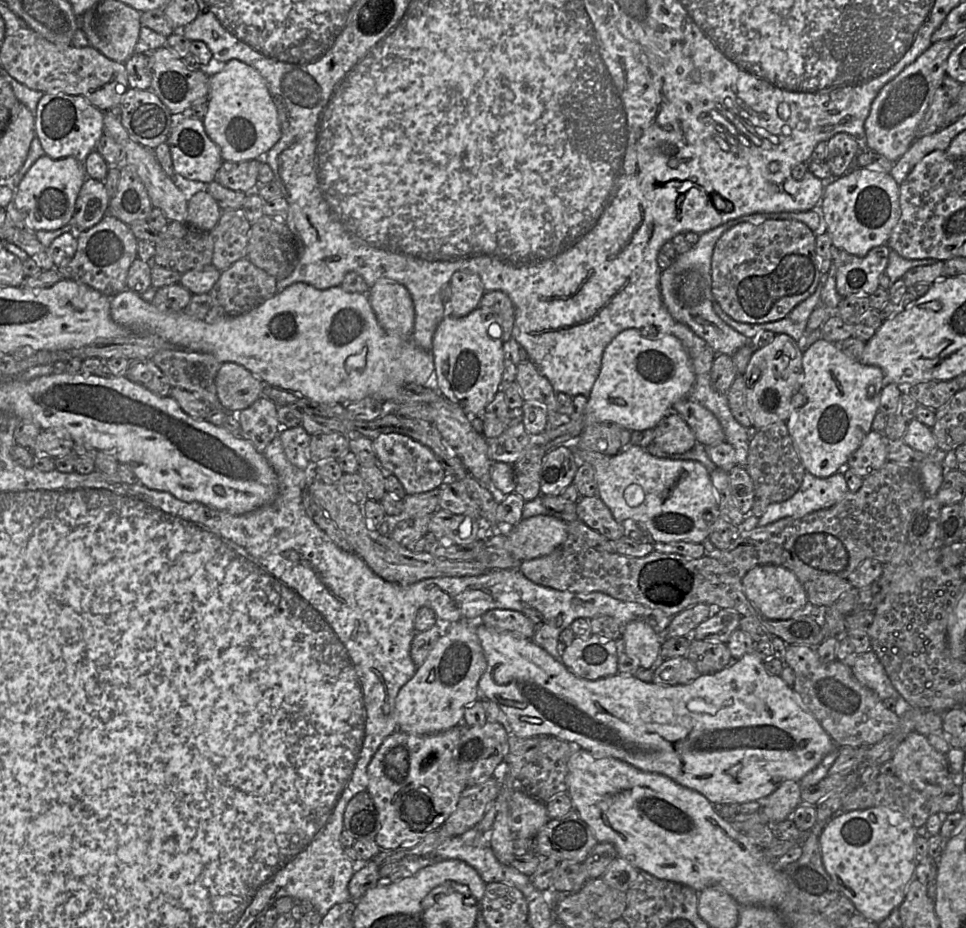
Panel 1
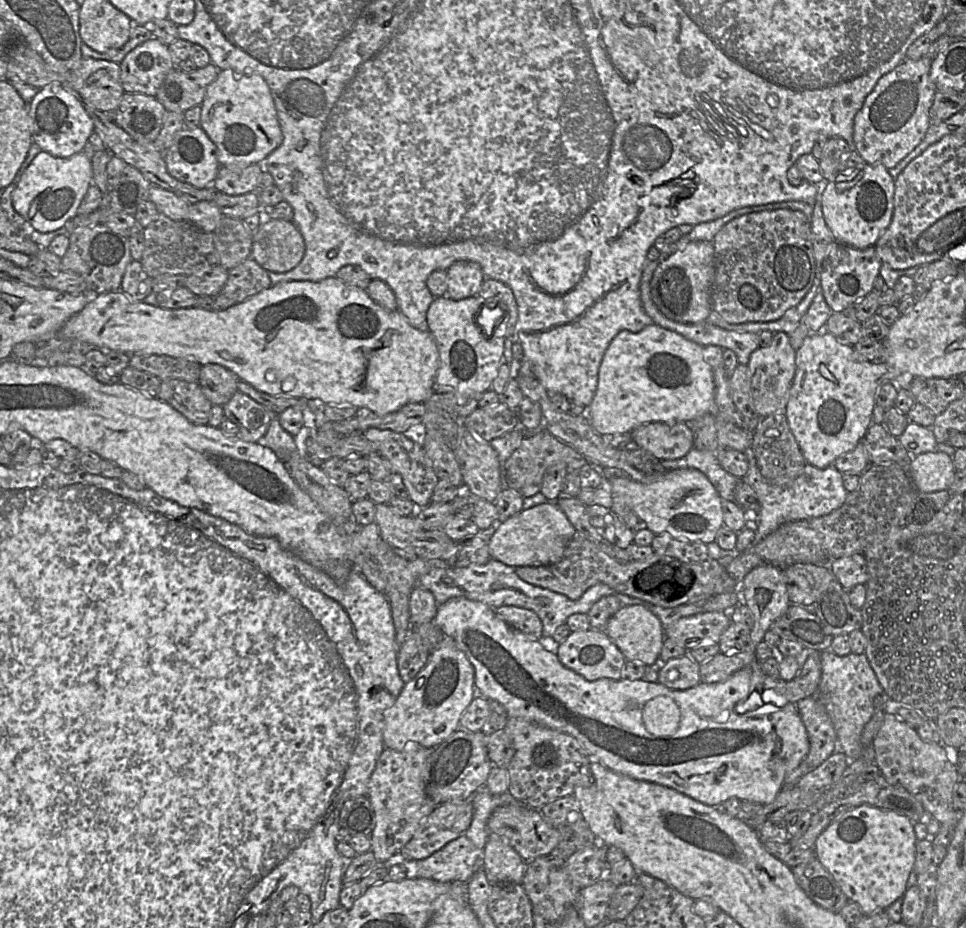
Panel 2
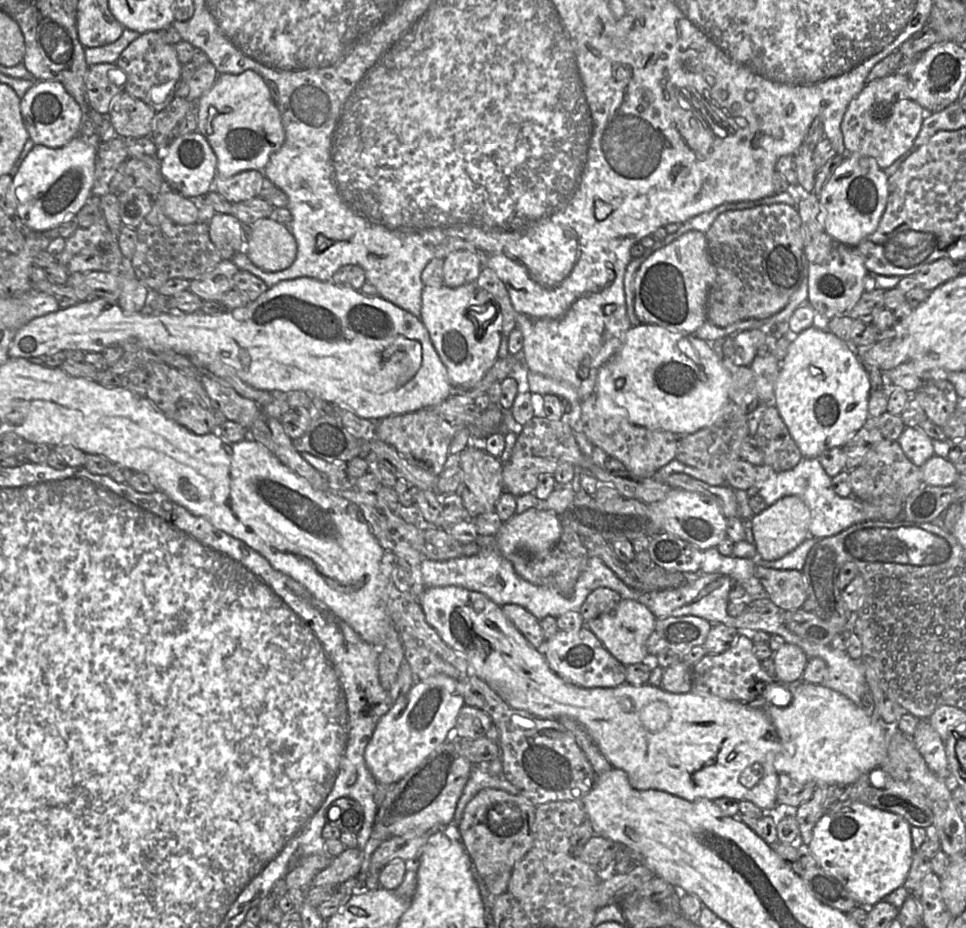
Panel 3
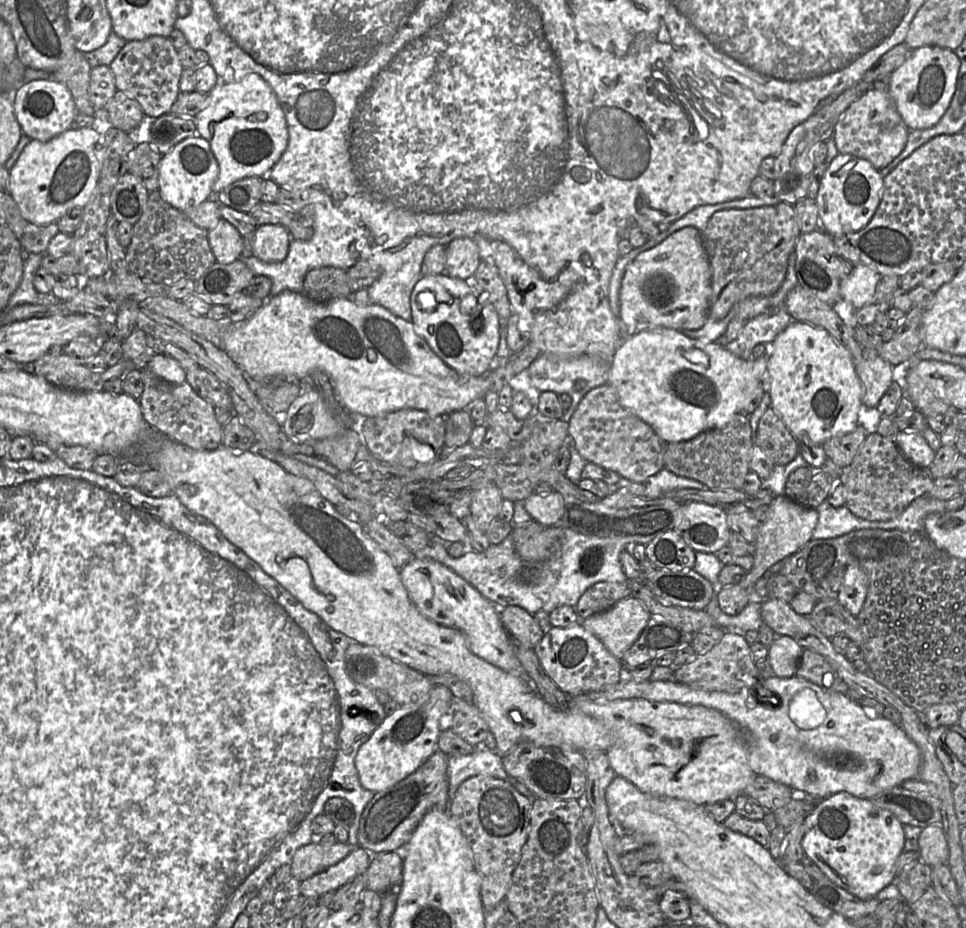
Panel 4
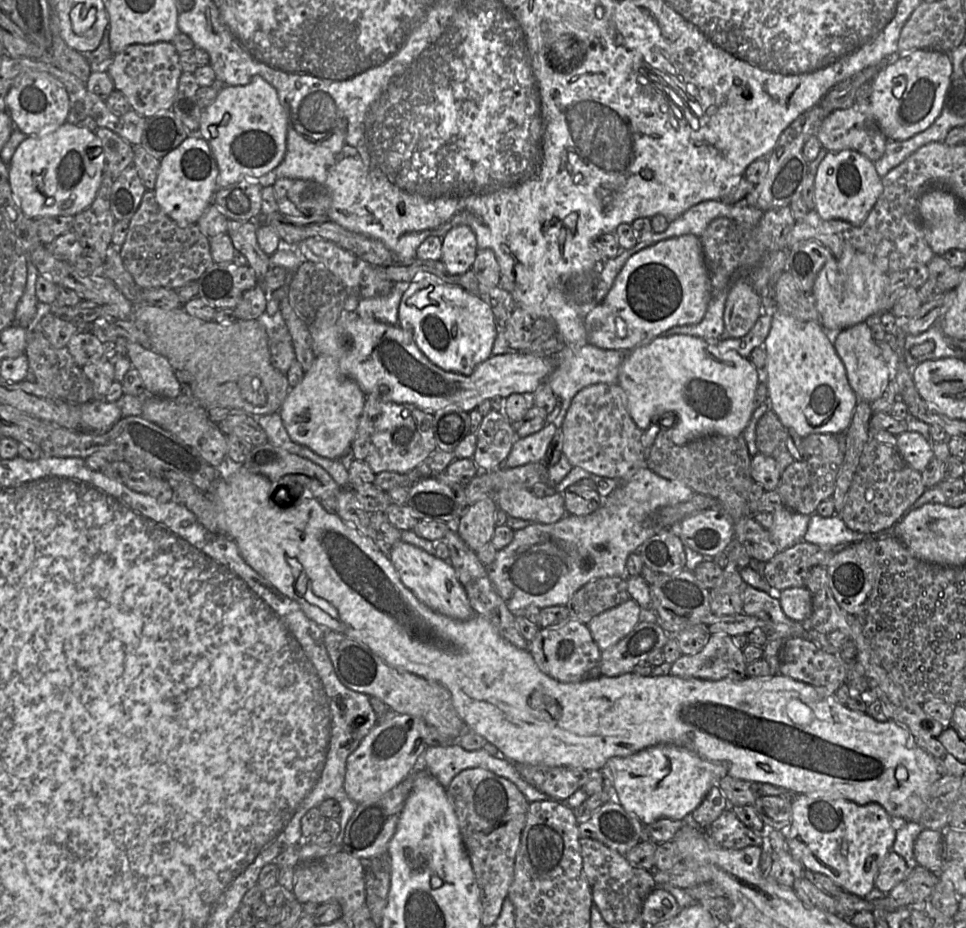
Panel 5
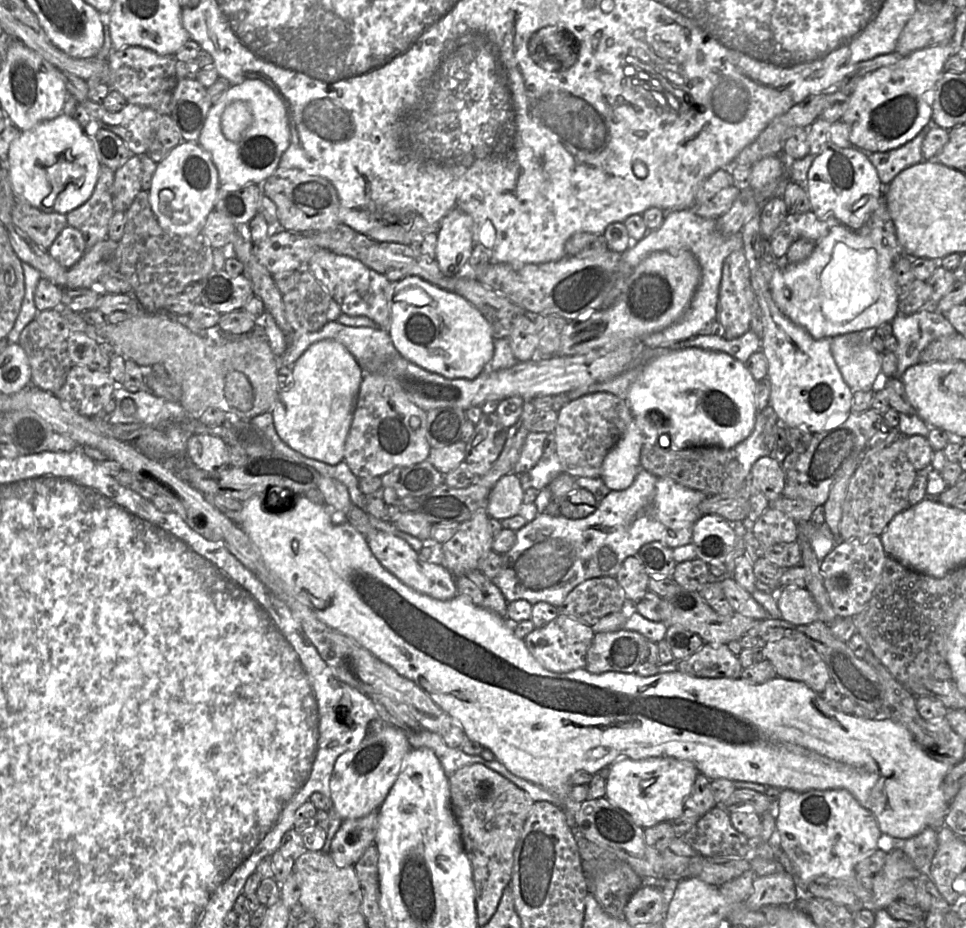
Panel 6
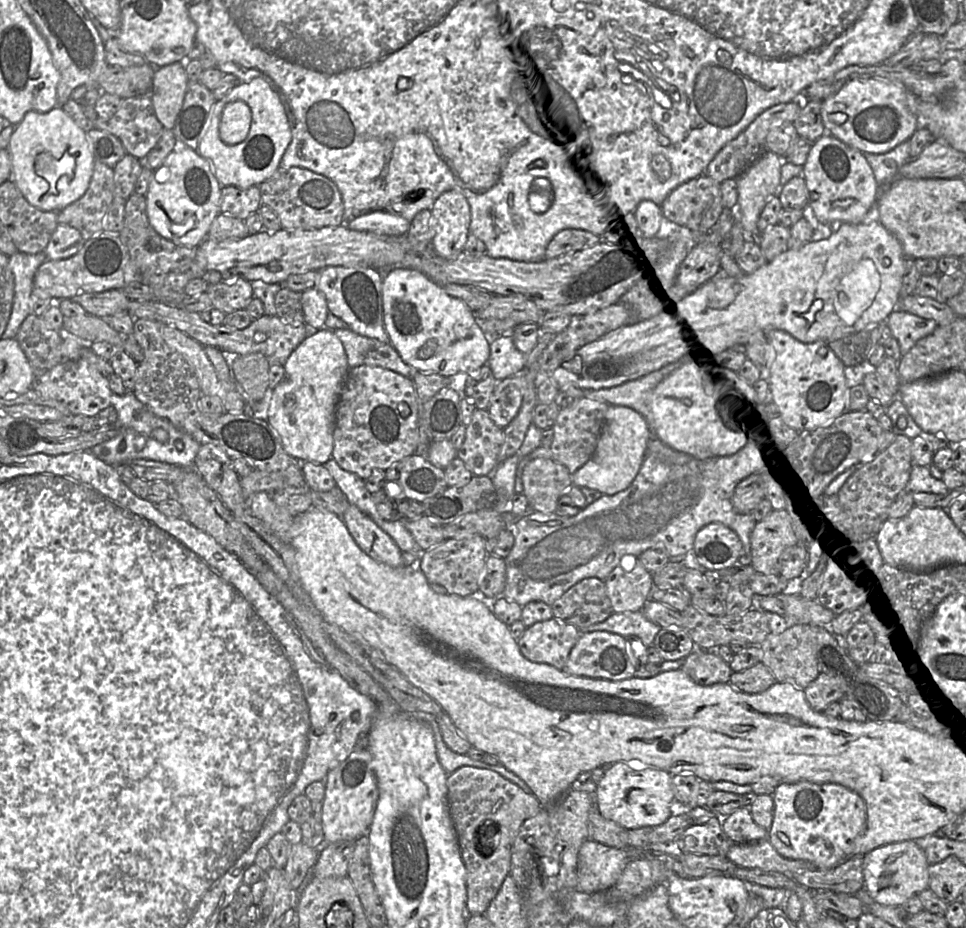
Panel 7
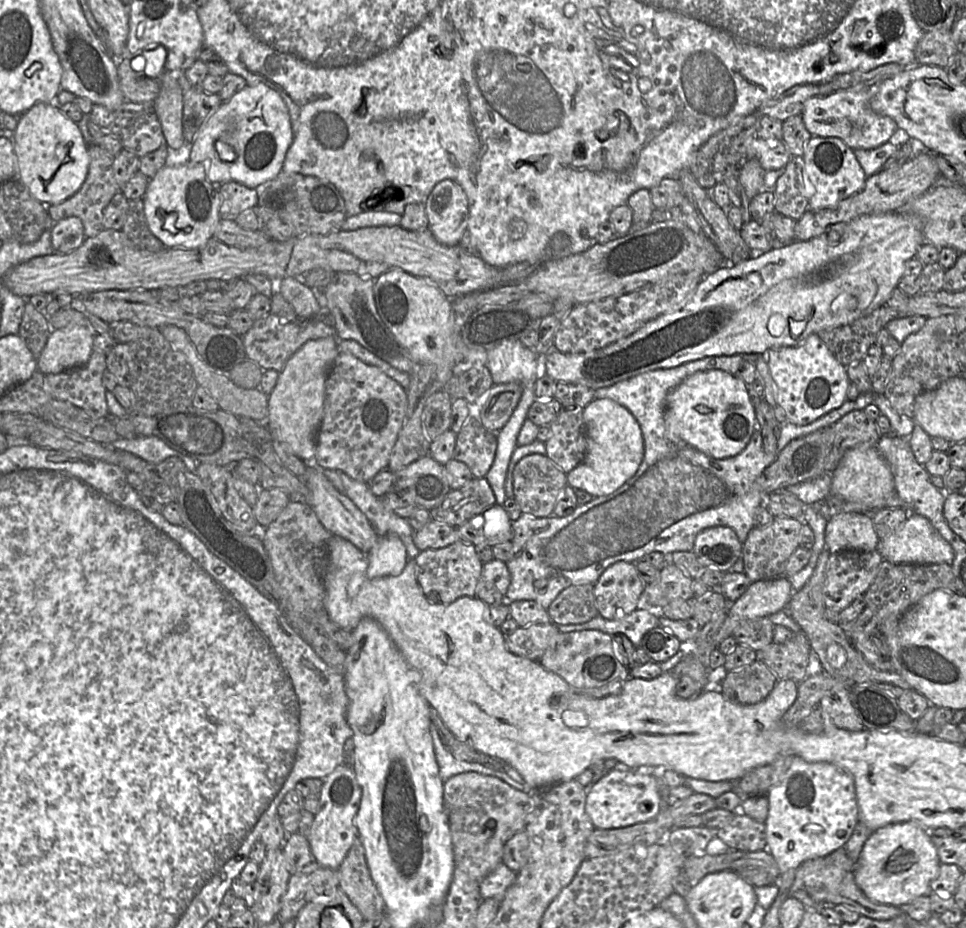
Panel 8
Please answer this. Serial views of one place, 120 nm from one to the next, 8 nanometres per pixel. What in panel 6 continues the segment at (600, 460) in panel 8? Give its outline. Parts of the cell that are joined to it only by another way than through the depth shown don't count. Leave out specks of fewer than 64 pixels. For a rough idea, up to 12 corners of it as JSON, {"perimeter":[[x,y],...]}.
{"perimeter":[[633,420],[604,459],[601,479],[625,490],[641,469]]}

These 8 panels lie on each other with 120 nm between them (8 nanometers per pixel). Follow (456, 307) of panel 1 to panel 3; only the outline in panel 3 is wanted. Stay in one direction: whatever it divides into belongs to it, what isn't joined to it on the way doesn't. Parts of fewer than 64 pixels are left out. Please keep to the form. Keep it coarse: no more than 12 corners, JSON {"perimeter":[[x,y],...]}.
{"perimeter":[[469,250],[444,259],[444,285],[475,283],[482,270]]}

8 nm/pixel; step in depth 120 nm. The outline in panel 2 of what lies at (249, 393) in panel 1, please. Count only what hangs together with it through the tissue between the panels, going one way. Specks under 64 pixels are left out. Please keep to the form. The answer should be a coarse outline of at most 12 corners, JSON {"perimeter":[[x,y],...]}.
{"perimeter":[[201,367],[199,385],[213,405],[223,406],[238,391],[229,369]]}

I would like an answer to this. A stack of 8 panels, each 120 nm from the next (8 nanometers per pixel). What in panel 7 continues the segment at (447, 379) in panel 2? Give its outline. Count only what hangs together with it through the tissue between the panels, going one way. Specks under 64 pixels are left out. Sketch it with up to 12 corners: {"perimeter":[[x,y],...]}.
{"perimeter":[[385,270],[384,325],[405,363],[472,373],[475,313],[422,272]]}

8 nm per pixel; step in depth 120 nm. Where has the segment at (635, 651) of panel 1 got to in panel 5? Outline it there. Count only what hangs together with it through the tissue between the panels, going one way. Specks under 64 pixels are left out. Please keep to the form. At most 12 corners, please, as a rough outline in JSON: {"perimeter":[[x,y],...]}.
{"perimeter":[[629,598],[586,625],[601,651],[640,622],[642,608]]}

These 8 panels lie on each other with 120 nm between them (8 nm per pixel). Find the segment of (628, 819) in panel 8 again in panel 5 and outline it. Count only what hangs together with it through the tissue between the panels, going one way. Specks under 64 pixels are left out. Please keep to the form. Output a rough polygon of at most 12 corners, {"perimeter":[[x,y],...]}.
{"perimeter":[[658,744],[602,771],[643,825],[690,820],[725,765]]}

